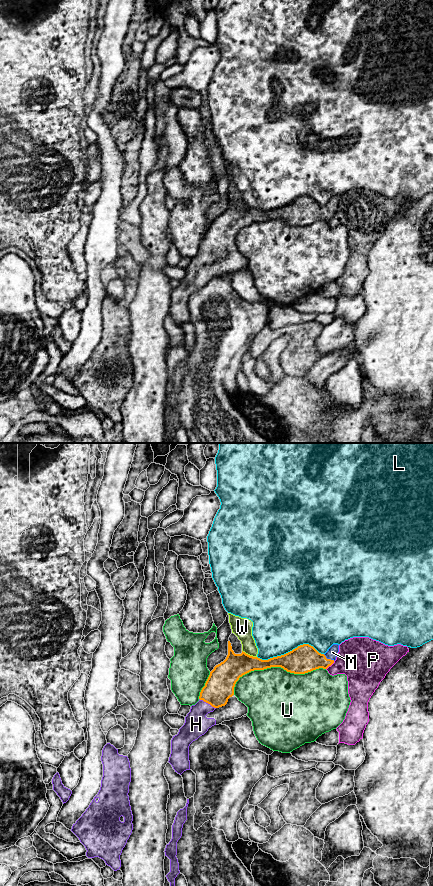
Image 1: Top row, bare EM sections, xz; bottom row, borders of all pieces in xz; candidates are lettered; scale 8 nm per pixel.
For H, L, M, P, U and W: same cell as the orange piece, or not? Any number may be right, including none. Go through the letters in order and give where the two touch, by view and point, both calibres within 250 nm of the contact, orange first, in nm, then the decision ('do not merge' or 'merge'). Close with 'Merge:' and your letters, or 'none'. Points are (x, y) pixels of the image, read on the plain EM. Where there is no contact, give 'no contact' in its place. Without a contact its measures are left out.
H: contact xz (207, 254); calibres 240 and 190 nm; merge
L: contact xz (290, 203); calibres 220 and 480 nm; do not merge
M: contact xz (329, 211); calibres 220 and 90 nm; merge
P: contact xz (330, 217); calibres 220 and 360 nm; do not merge
U: contact xz (274, 218); calibres 220 and 460 nm; do not merge
W: contact xz (249, 207); calibres 200 and 160 nm; do not merge
Merge: H, M

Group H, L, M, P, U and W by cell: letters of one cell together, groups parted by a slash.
H M / L W / P / U

